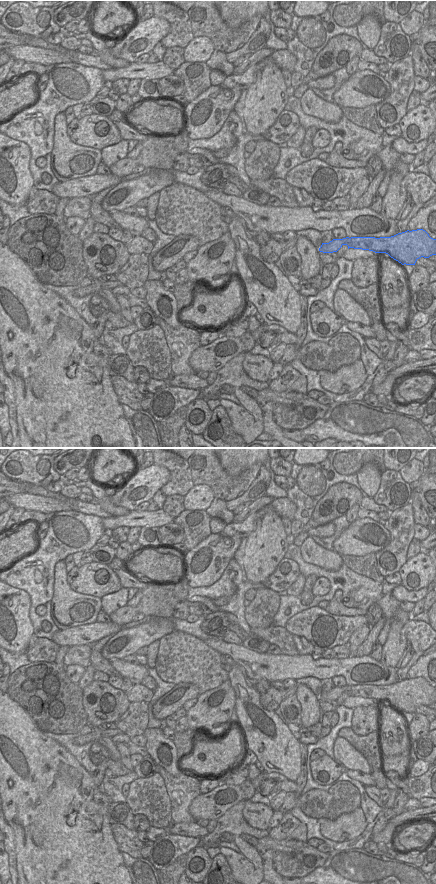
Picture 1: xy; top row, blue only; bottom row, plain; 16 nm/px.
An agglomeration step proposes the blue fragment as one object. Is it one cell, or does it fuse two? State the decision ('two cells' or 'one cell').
one cell

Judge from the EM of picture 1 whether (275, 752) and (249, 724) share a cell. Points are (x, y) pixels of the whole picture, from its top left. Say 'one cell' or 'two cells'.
one cell

